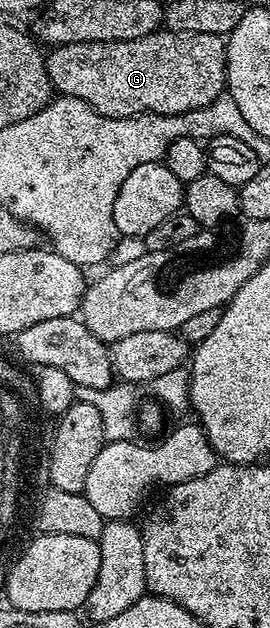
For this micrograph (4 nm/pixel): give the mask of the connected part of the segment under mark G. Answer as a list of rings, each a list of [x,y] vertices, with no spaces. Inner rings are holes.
[[[157,29],[146,37],[134,37],[134,41],[78,41],[77,43],[67,43],[61,47],[53,47],[47,52],[46,66],[48,76],[53,88],[60,95],[78,97],[86,101],[98,113],[102,113],[107,119],[125,119],[131,115],[143,115],[151,113],[153,115],[181,115],[194,109],[202,109],[210,105],[219,95],[225,94],[228,82],[228,70],[226,69],[226,39],[223,35],[214,33],[194,33],[193,31],[170,31],[167,29]]]

